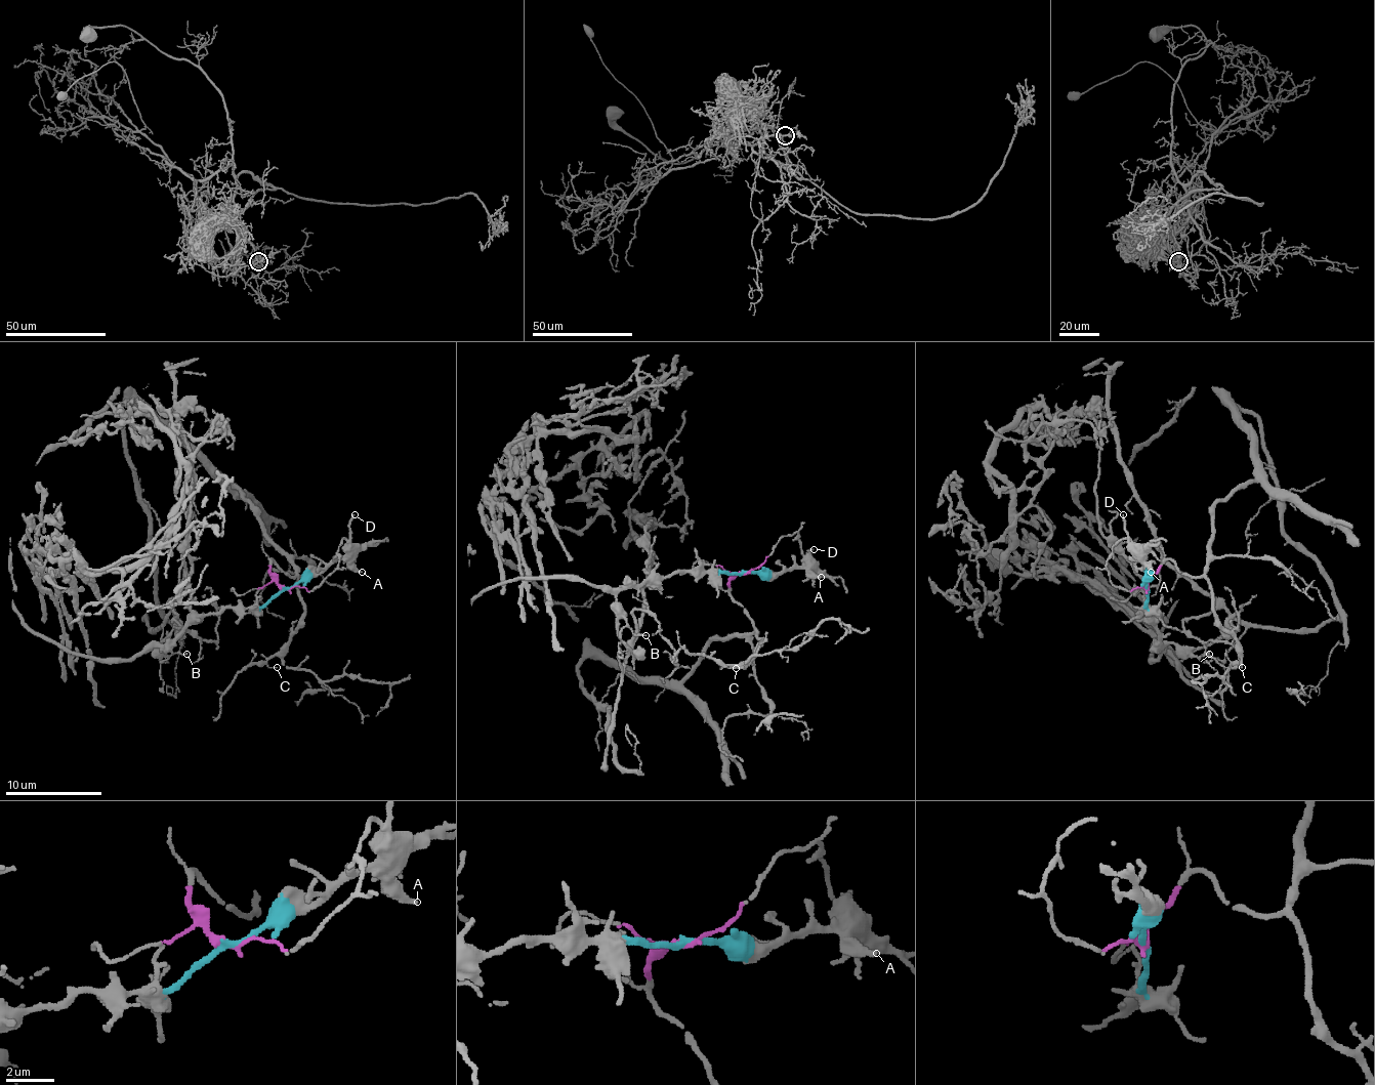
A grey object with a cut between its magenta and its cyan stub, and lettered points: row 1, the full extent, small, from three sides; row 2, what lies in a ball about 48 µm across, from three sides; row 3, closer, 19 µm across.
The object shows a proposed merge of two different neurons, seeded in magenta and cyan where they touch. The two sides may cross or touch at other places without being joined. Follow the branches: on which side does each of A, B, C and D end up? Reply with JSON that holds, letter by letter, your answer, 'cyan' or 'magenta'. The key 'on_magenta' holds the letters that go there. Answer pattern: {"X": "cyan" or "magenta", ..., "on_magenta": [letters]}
{"A": "cyan", "B": "cyan", "C": "magenta", "D": "cyan", "on_magenta": ["C"]}

